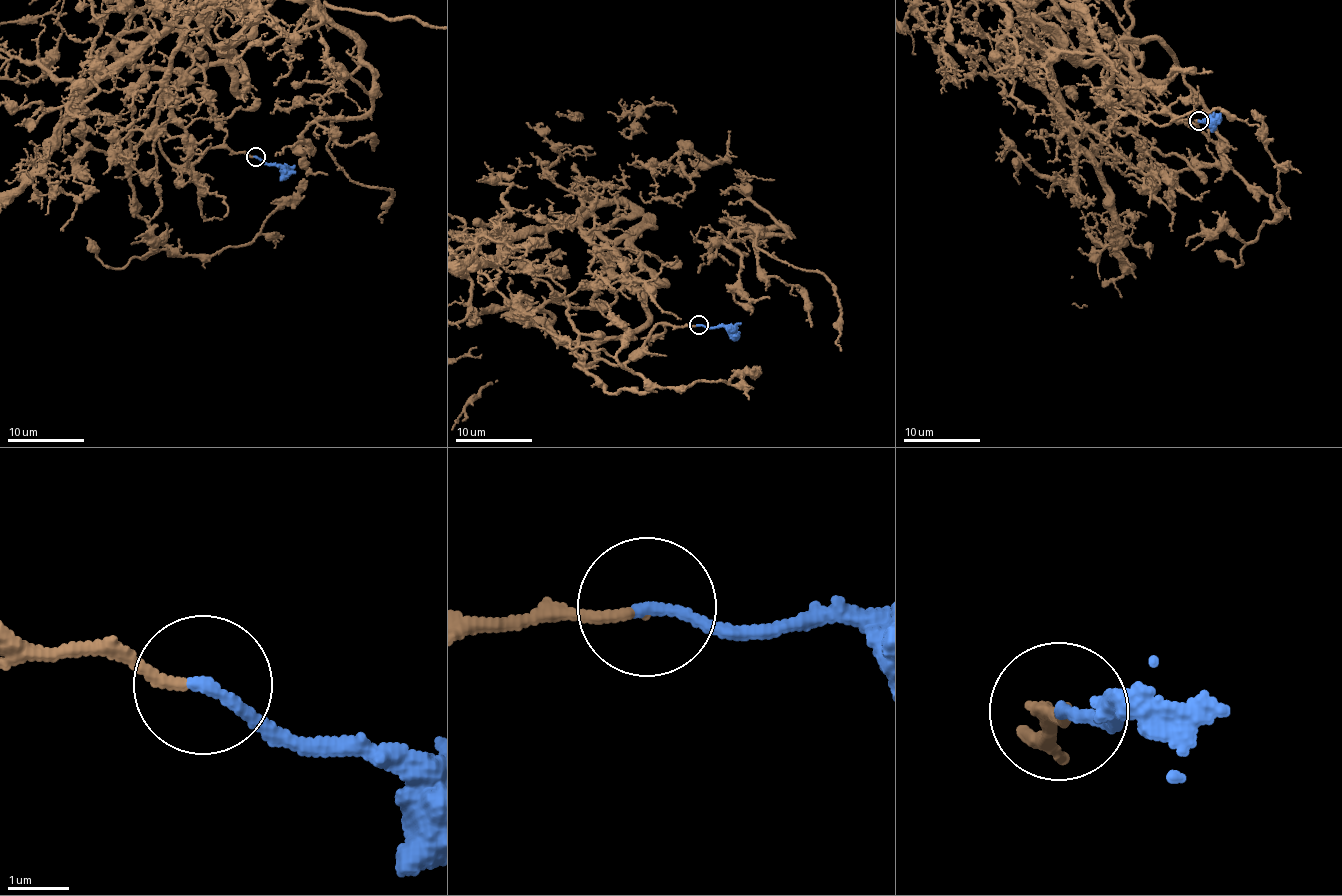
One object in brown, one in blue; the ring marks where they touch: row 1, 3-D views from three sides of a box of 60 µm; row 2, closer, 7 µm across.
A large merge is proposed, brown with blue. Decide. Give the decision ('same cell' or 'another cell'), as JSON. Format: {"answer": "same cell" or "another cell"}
{"answer": "same cell"}

